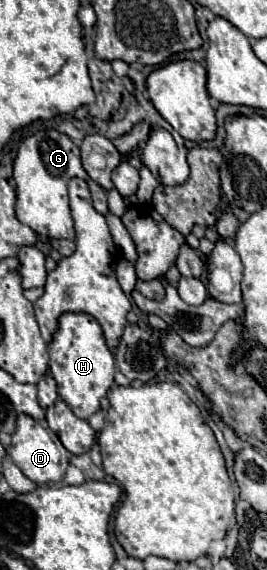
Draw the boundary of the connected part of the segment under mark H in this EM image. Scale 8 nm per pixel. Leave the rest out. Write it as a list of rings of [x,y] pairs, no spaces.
[[[66,312],[58,318],[58,330],[48,344],[50,370],[58,384],[58,396],[78,414],[78,418],[88,418],[100,410],[100,402],[114,384],[114,356],[104,342],[102,328],[98,320],[90,314]]]

